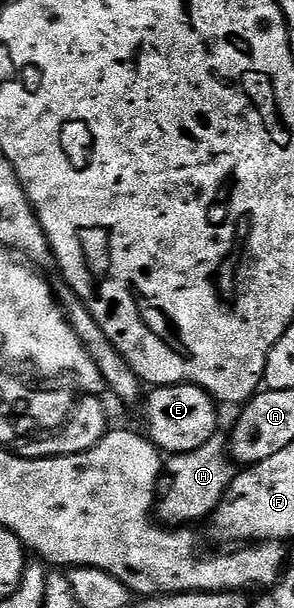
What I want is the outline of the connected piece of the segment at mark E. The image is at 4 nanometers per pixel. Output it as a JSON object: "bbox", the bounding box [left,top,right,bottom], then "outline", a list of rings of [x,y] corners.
{"bbox":[144,384,218,455],"outline":[[[182,384],[150,389],[144,399],[144,406],[145,426],[149,429],[147,437],[158,451],[164,452],[166,455],[191,452],[195,448],[207,444],[207,440],[211,440],[218,433],[218,403],[206,390],[200,390],[197,386]]]}

